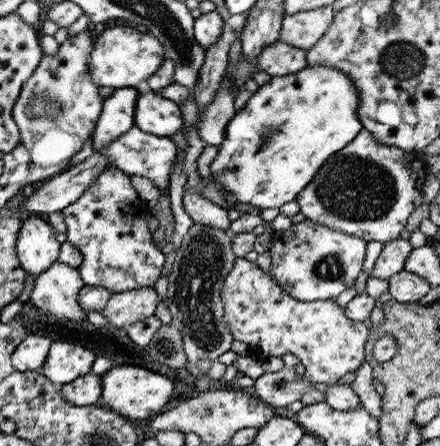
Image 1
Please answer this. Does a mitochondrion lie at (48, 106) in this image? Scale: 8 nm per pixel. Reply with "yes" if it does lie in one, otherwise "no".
yes

